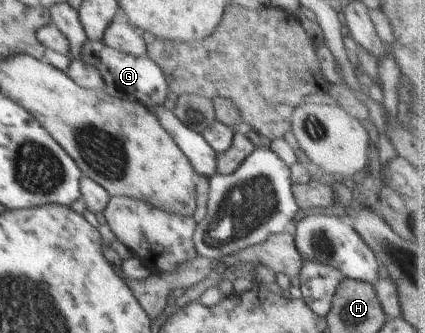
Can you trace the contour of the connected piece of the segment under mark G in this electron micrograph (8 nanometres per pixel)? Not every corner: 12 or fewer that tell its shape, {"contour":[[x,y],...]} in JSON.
{"contour":[[97,47],[108,95],[160,107],[170,91],[146,56]]}

